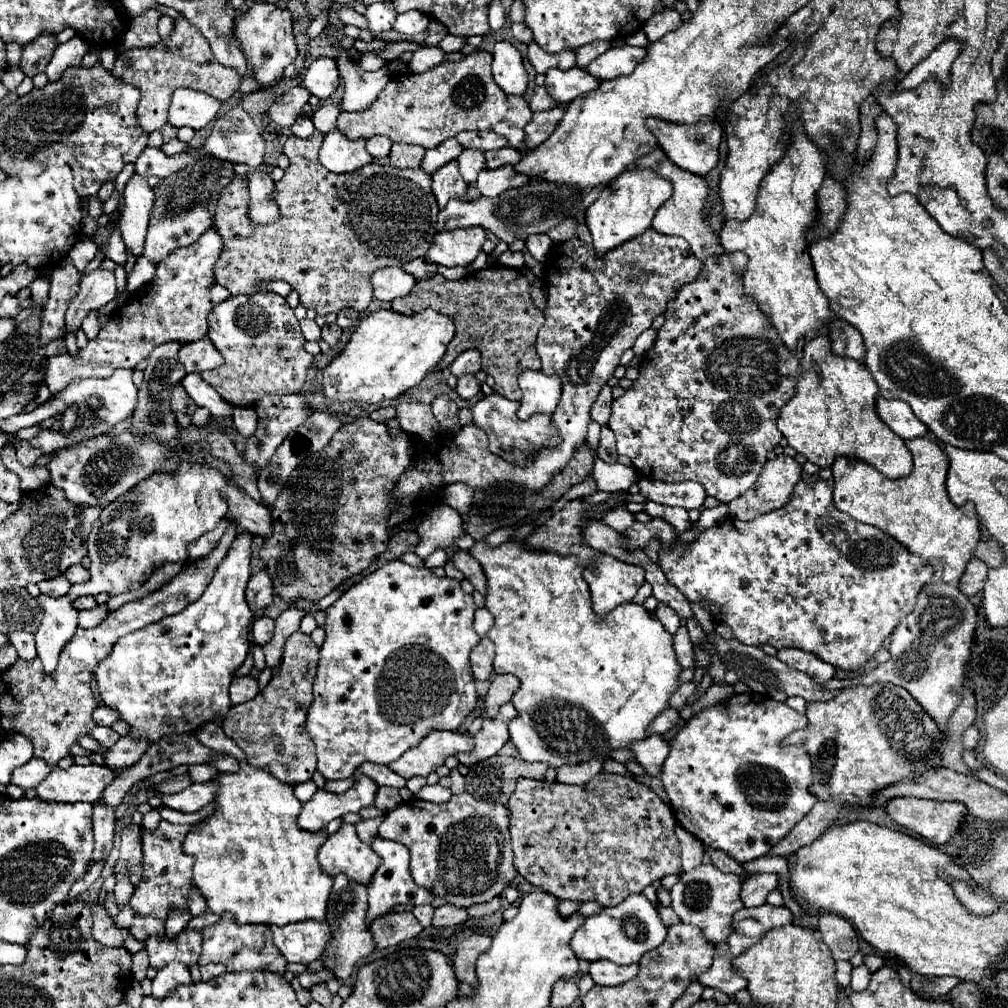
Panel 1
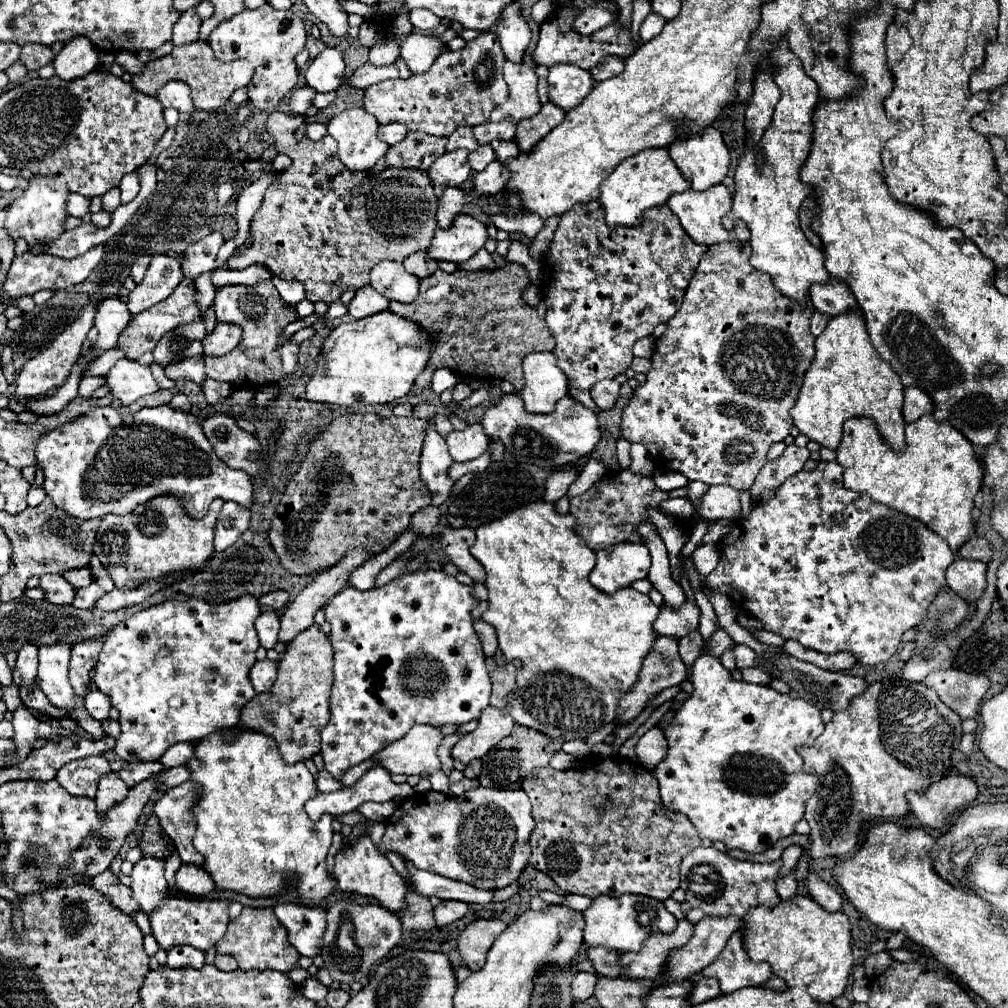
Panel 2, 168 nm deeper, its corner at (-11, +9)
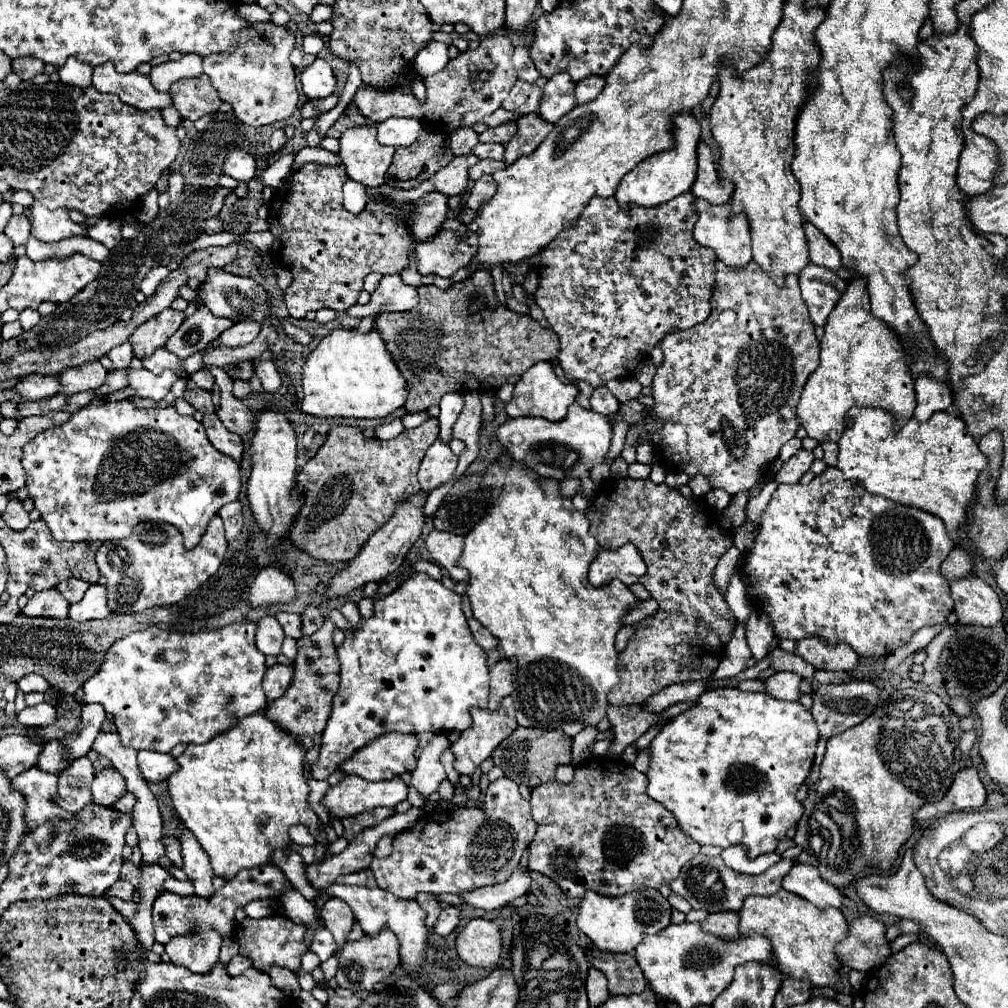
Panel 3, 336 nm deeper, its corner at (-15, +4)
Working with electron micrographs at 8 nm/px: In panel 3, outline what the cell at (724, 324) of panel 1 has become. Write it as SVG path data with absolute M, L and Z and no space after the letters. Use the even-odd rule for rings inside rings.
M717 261L717 281L715 281L715 291L713 291L713 297L711 297L711 305L713 305L713 309L711 309L711 315L707 317L705 323L699 323L699 325L695 325L691 329L685 329L685 331L669 333L661 341L663 363L657 367L657 373L655 373L653 385L651 385L651 389L653 389L651 397L655 401L651 413L661 423L661 429L653 431L649 435L649 439L647 439L647 443L655 449L659 465L665 471L683 471L689 477L703 475L711 483L711 487L721 487L727 493L737 495L741 491L749 491L765 475L767 467L777 459L781 445L795 437L795 433L799 429L799 419L795 415L795 407L799 403L805 381L819 367L821 347L819 347L819 341L815 337L815 327L811 325L811 319L809 319L809 313L807 313L807 303L803 301L803 297L799 293L797 275L789 275L787 285L781 289L781 287L775 285L775 281L755 261L751 261L743 269L731 269L729 265L723 265L723 261Z

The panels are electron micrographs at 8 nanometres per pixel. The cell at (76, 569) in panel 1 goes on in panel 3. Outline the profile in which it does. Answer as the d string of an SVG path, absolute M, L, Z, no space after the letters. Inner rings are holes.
M69 577L67 581L61 581L59 585L57 585L57 589L61 591L61 595L69 601L69 603L77 603L77 601L81 601L81 597L83 597L83 593L89 589L89 585L85 583L85 581L79 581L77 577Z

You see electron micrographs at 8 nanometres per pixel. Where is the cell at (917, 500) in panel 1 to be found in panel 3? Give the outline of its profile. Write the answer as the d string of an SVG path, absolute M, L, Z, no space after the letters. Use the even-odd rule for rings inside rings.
M853 407L845 417L845 431L839 439L837 467L845 479L861 481L869 493L923 509L939 517L947 531L957 531L975 499L975 481L987 467L987 457L965 429L959 415L941 411L925 423L909 419L895 433L893 419L887 421L887 411Z

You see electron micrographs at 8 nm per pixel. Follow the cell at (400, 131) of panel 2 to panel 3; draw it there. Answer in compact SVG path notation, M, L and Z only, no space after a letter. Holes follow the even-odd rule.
M391 117L383 123L379 123L377 129L379 129L377 139L383 145L391 145L397 149L397 147L407 147L407 145L415 143L423 131L423 123L413 117L409 117L409 119L407 117Z

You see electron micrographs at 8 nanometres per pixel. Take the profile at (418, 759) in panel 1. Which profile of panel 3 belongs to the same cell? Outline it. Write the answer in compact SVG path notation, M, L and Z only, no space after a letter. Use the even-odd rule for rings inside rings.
M387 733L359 749L349 761L341 765L341 771L369 781L399 777L405 771L413 771L417 767L417 745L417 735Z

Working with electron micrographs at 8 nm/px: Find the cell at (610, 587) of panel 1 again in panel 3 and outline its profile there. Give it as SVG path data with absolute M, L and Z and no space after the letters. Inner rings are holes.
M625 543L615 551L599 549L595 561L589 569L589 581L595 587L607 585L613 579L623 581L625 585L637 583L647 573L643 557L639 555L633 543Z

